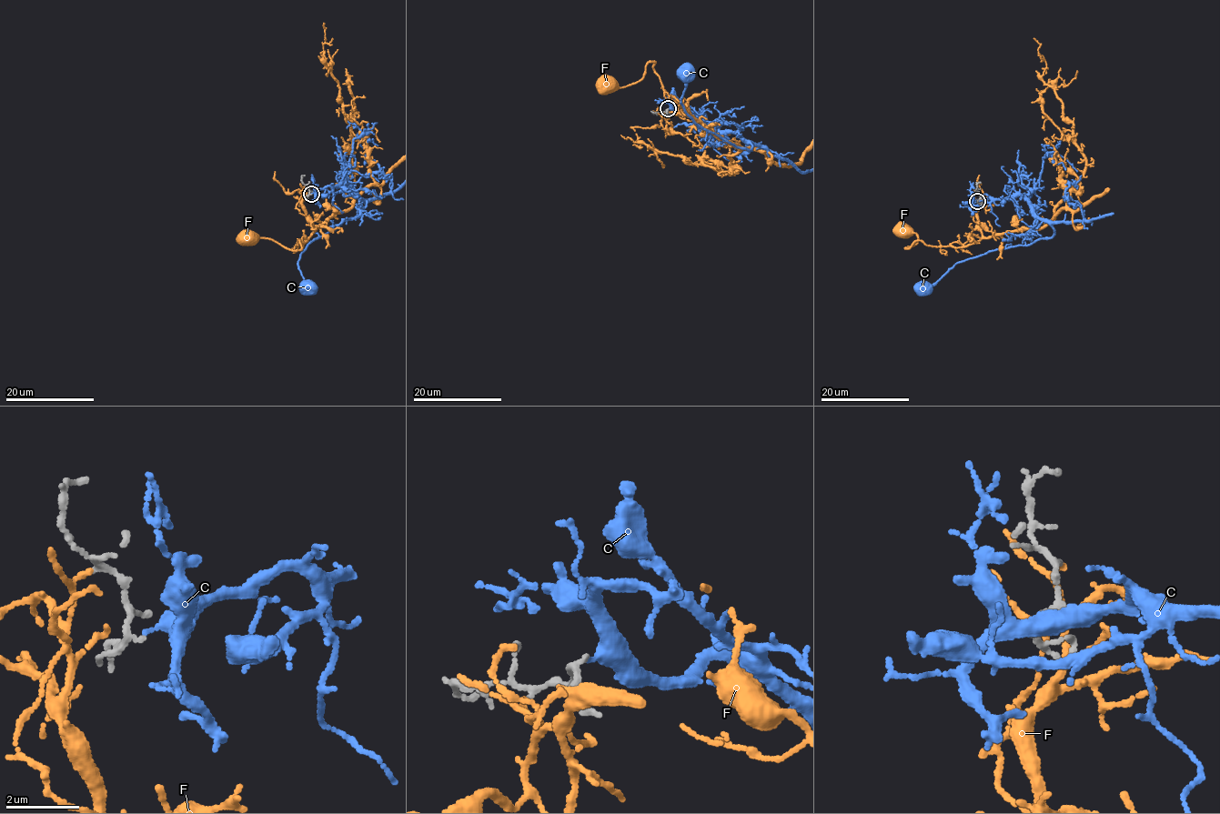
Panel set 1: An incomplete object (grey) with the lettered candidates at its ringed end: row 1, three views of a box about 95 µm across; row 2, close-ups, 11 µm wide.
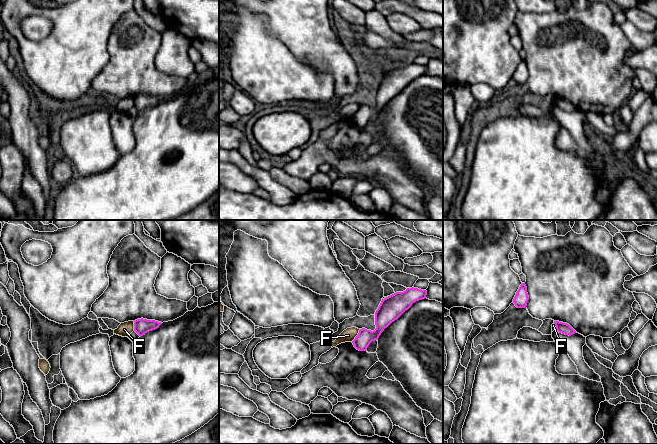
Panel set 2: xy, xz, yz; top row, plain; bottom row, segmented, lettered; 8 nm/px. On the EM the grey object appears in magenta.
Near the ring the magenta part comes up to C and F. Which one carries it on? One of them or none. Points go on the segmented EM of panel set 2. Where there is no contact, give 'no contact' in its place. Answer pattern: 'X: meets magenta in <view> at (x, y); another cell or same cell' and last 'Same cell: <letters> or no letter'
C: no contact; same cell
F: meets magenta in xz at (357, 335); another cell
Same cell: C

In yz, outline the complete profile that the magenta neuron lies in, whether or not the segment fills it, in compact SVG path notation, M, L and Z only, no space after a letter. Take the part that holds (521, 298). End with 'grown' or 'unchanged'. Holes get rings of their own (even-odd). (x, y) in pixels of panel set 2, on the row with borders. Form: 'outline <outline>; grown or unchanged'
outline M522 283L516 292L513 303L517 308L526 308L528 300L529 296L527 293L527 287L525 283Z; unchanged

